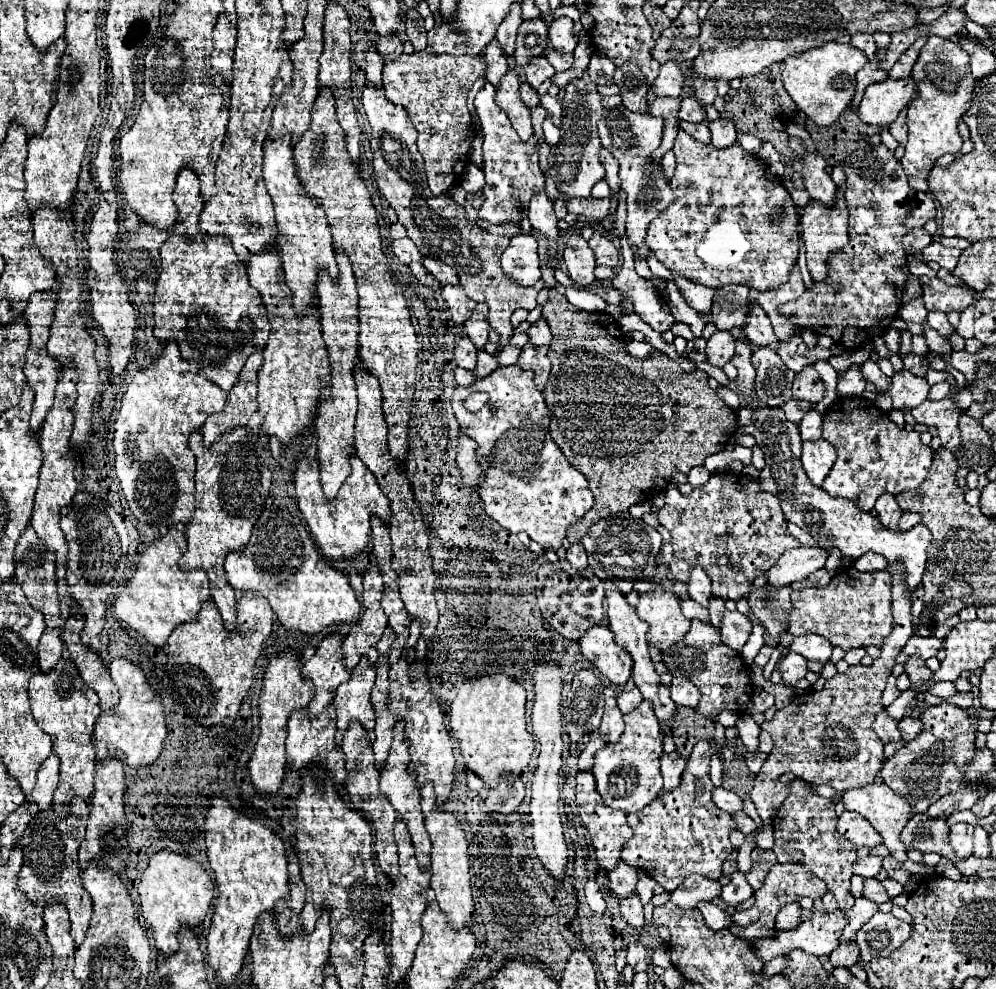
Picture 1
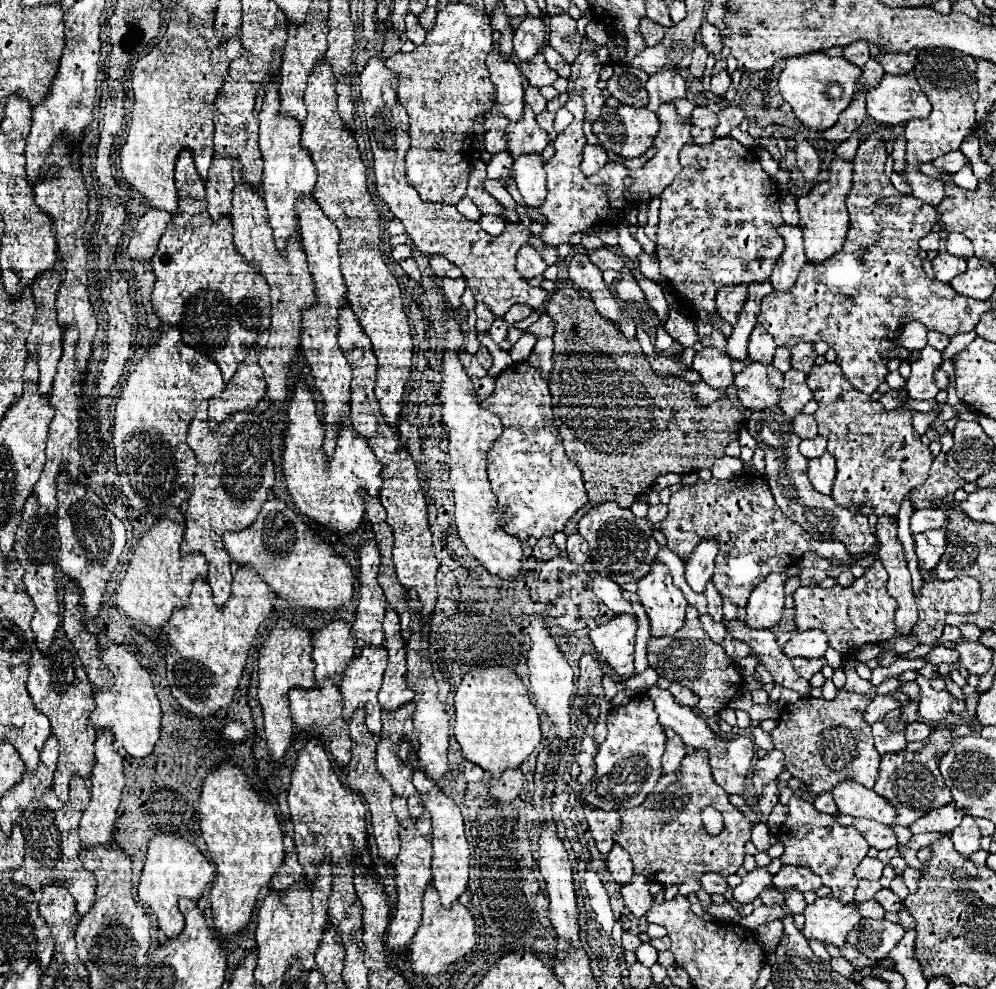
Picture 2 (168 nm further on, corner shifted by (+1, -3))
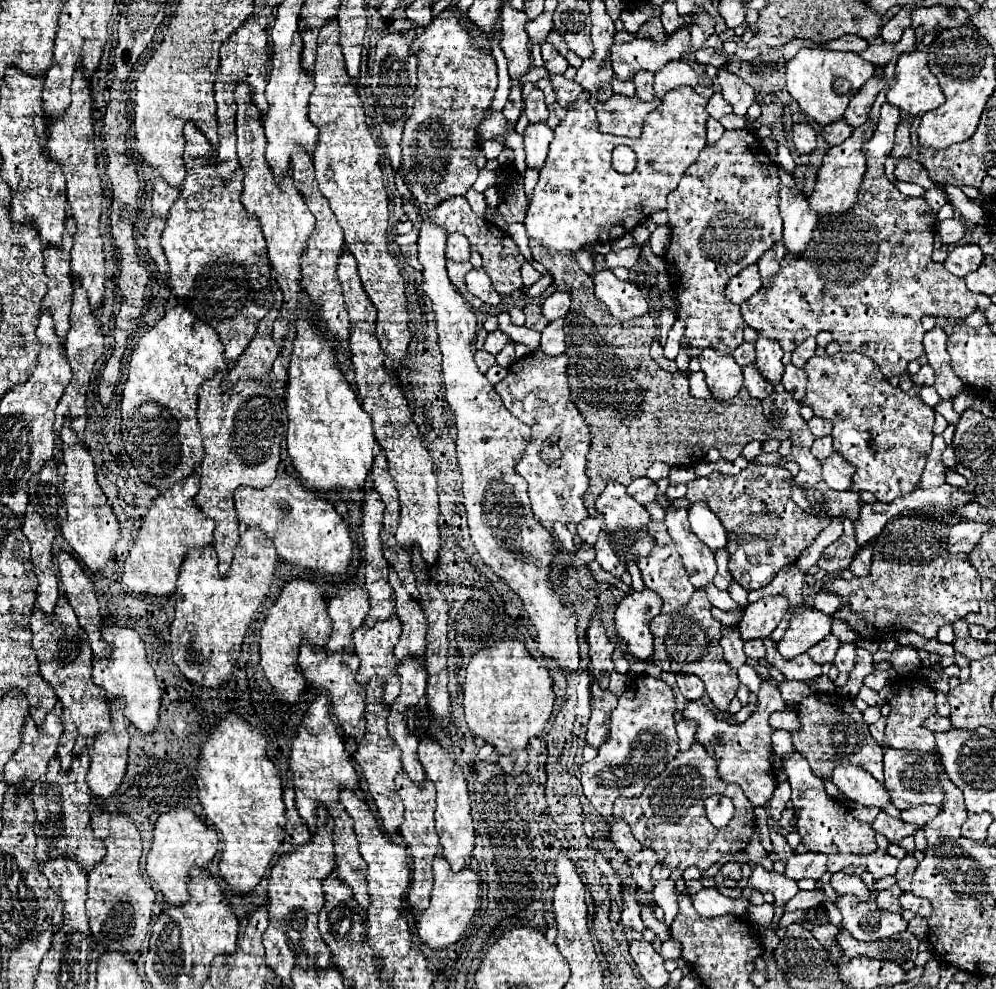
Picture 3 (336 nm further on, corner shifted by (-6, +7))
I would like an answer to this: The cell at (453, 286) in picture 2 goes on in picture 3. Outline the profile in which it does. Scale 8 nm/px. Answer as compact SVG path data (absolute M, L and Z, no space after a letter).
M446 261L446 269L448 269L448 277L450 277L450 281L454 283L454 287L456 287L462 295L468 295L468 289L466 289L466 285L464 285L464 275L472 269L470 261L464 261L464 263Z

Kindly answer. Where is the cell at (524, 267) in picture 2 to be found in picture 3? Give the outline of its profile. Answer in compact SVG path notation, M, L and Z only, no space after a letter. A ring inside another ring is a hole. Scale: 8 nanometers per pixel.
M682 87L670 91L662 105L646 117L642 127L642 135L638 139L614 137L600 131L596 111L588 103L590 95L584 91L578 97L574 109L568 109L566 119L554 129L556 137L550 143L550 153L540 171L538 185L534 187L532 201L526 213L526 229L528 237L540 241L550 251L578 251L584 245L594 243L610 243L626 233L630 233L636 225L644 223L652 213L666 209L666 195L678 187L684 171L696 161L698 153L706 147L706 121L710 115L706 113L706 99L700 97L692 87ZM616 145L628 145L638 155L638 165L634 173L622 175L612 167L612 151Z

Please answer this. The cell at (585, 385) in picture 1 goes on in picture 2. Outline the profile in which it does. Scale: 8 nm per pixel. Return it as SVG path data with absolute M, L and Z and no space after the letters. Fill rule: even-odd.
M559 283L557 293L551 295L547 303L547 315L555 325L553 371L549 375L553 419L565 445L567 457L575 461L583 473L585 489L589 495L589 503L583 509L591 509L601 501L615 501L621 507L631 507L633 501L651 491L659 475L687 475L699 469L711 469L713 461L725 455L725 447L737 439L737 433L745 425L745 419L739 409L729 403L727 397L707 407L699 405L691 383L683 381L677 375L655 373L637 339L625 339L619 327L615 327L615 323L609 319L603 319L595 311L591 299L583 297L569 283ZM587 349L603 349L603 353L587 353Z

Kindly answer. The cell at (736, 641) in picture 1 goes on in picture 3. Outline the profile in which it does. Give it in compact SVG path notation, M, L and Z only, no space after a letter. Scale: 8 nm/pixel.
M746 641L744 651L750 659L764 659L766 657L766 647L762 641Z

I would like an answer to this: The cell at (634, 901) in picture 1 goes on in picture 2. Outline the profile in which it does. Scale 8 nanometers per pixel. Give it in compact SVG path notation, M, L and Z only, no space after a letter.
M633 875L631 883L627 883L627 885L621 887L621 895L625 899L625 907L635 917L643 917L651 909L649 881L643 875Z

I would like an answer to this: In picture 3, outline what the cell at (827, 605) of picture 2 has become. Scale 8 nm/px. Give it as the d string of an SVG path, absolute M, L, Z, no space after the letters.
M922 507L922 509L914 509L914 511L910 511L910 513L904 513L900 519L918 519L918 541L914 543L914 535L908 531L908 529L902 529L900 527L900 523L898 521L890 521L884 529L882 529L882 533L874 539L874 543L872 543L872 549L874 549L874 553L872 553L872 569L870 569L870 573L866 575L866 577L852 577L850 581L846 581L846 579L834 579L834 581L828 581L824 587L828 589L828 591L834 591L834 593L838 593L840 597L842 597L842 609L838 611L838 613L834 613L832 617L838 617L838 619L844 619L844 621L848 621L850 623L850 627L860 635L860 637L864 637L864 639L878 639L878 637L884 637L884 635L894 635L896 631L902 631L902 629L912 629L912 631L916 631L918 635L922 635L922 637L926 637L926 639L936 639L936 633L938 633L938 629L942 627L942 625L946 625L946 623L952 623L952 621L956 621L956 619L962 619L962 617L966 617L968 613L978 613L978 601L980 601L980 575L978 575L978 571L972 567L972 563L970 563L970 559L968 559L968 555L966 553L948 553L948 531L950 531L950 527L952 527L952 517L948 517L948 511L944 511L944 509L940 509L940 507Z

